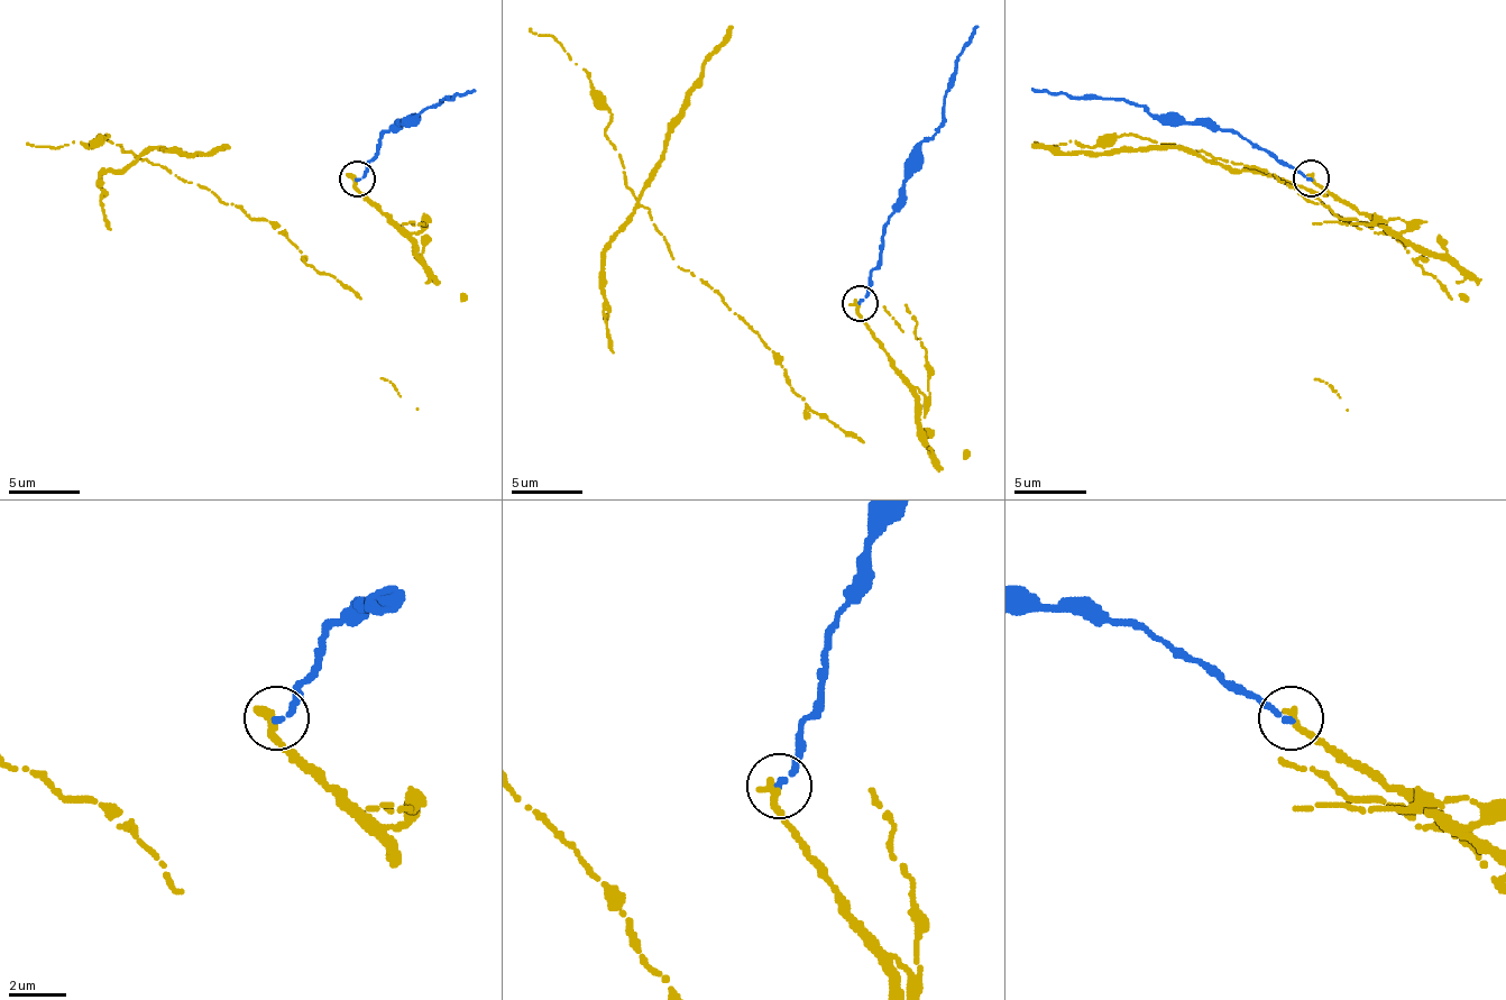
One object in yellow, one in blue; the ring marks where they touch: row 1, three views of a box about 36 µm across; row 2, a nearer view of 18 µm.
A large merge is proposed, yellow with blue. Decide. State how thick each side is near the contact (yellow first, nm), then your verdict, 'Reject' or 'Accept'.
Thickness 360 nm (yellow) against 240 nm. Reject

